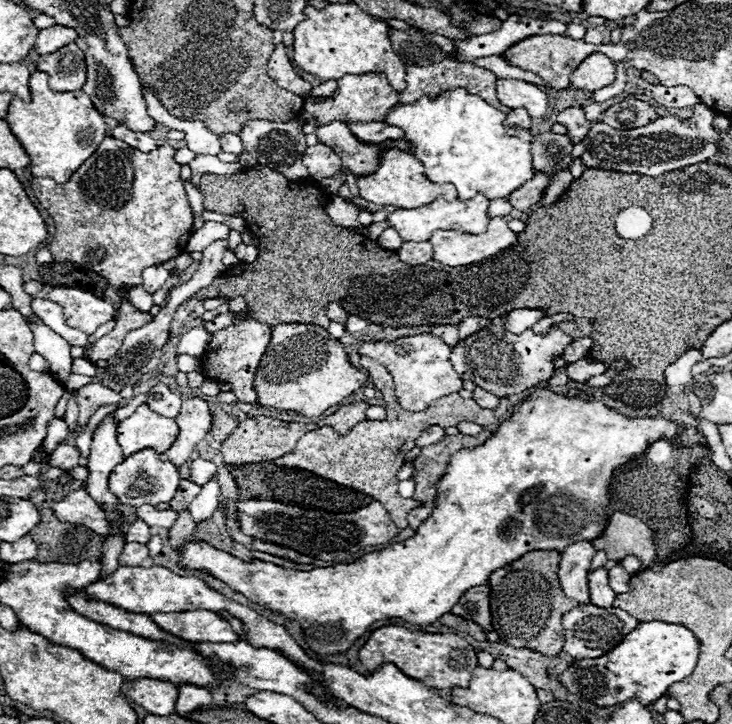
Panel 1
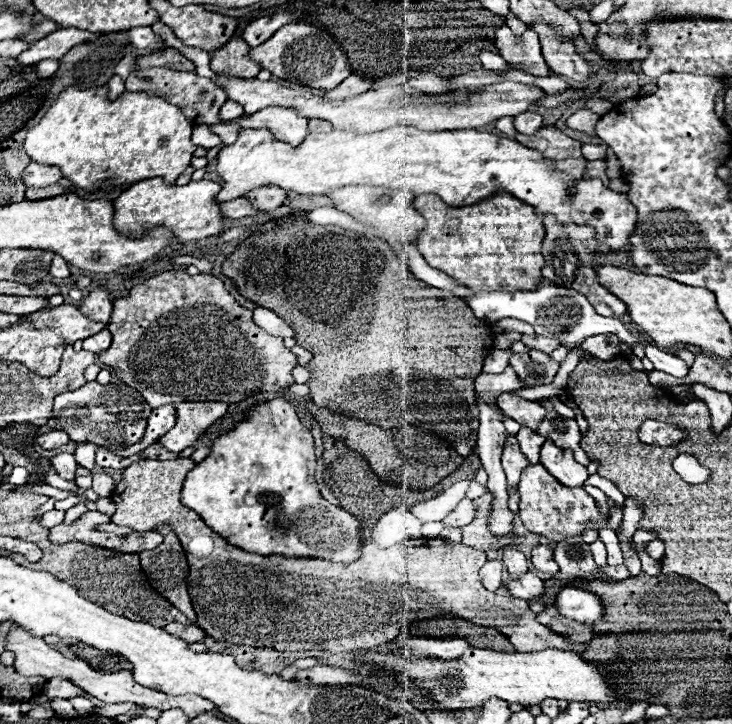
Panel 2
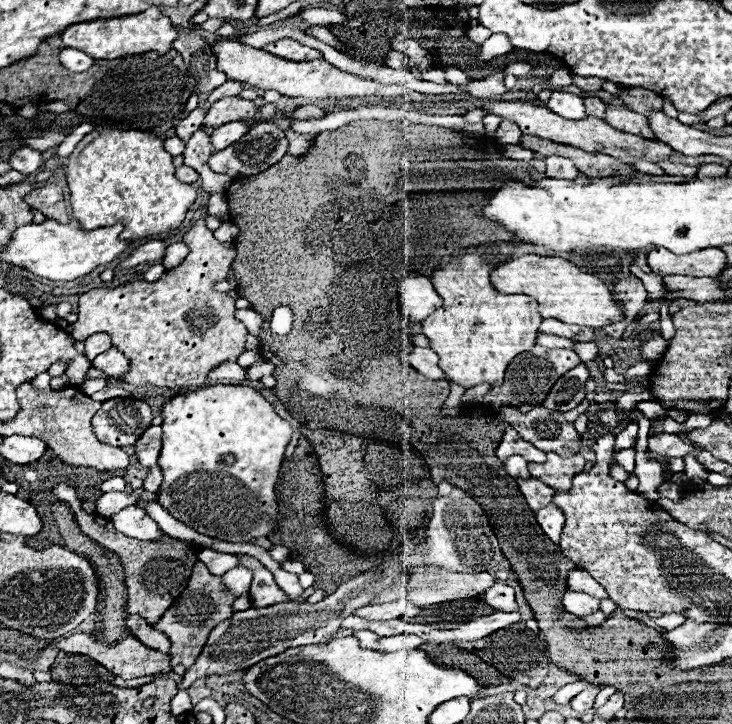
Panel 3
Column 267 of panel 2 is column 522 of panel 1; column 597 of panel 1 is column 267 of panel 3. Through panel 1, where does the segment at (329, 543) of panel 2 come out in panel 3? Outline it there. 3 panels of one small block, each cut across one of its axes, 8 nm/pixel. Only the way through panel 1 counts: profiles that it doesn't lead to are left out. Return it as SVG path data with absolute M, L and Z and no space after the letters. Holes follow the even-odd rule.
M208 386L196 392L174 396L162 408L162 450L158 466L164 482L158 502L180 522L224 542L248 544L256 538L270 536L282 520L276 500L276 480L284 460L284 450L292 438L292 426L280 418L272 404L248 386Z

